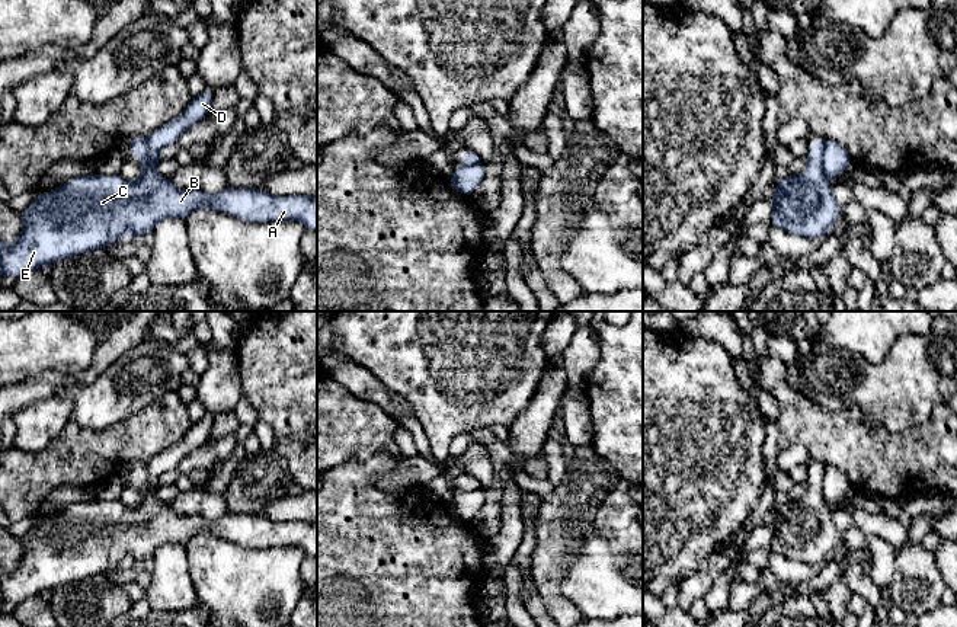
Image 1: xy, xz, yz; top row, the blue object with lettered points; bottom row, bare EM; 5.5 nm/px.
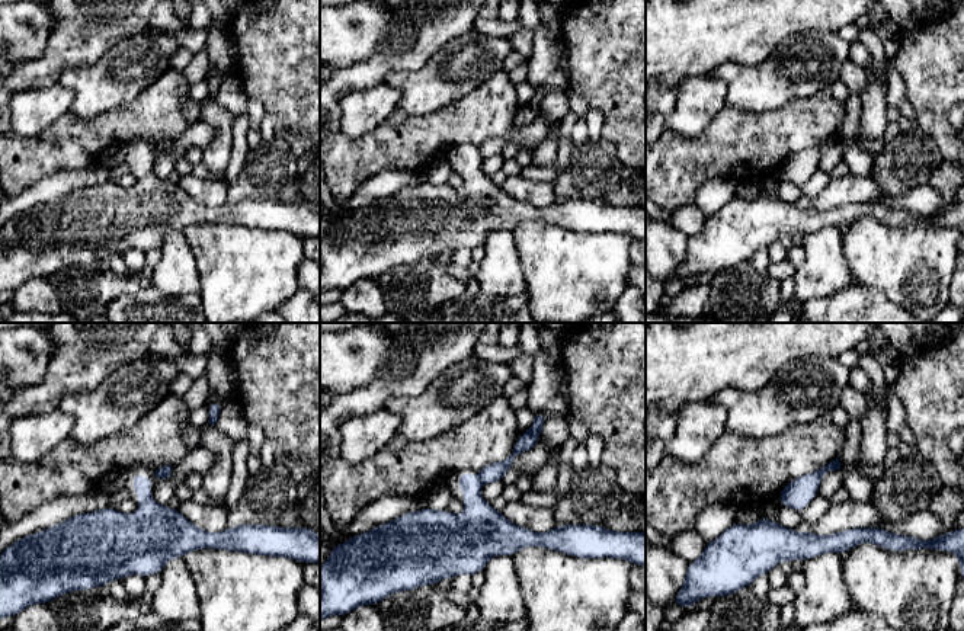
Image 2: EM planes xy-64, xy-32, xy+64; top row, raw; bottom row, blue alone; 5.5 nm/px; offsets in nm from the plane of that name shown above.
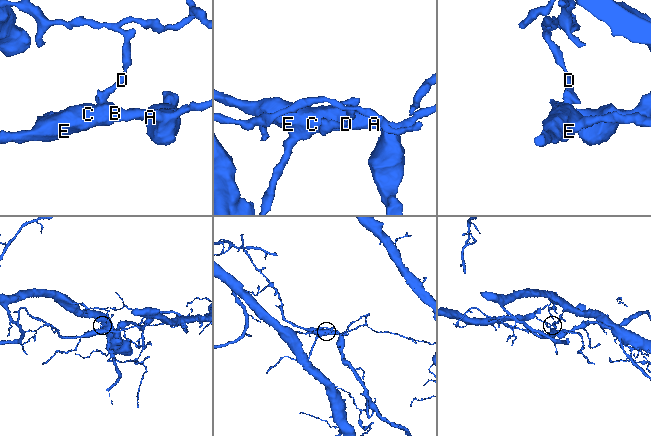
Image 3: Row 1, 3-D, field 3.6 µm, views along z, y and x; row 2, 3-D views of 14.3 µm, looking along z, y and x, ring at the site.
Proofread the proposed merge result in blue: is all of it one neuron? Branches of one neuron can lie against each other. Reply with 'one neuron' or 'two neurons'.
two neurons

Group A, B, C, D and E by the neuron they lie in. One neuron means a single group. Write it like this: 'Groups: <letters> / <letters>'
Groups: A B C E / D

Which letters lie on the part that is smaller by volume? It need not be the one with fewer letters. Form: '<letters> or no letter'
A, B, C, E

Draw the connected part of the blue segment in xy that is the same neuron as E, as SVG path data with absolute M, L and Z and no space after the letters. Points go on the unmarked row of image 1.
M131 463L129 479L140 484L141 505L137 508L127 508L121 500L80 500L67 506L57 516L39 518L39 522L17 540L23 550L20 562L13 569L0 567L0 602L19 604L60 585L105 575L113 566L127 566L135 560L150 562L160 546L186 546L199 534L214 534L249 548L297 546L305 551L305 556L317 557L317 522L275 522L260 514L233 512L227 512L220 519L185 516L176 514L172 505L160 502L156 493L141 490L145 480L143 463Z

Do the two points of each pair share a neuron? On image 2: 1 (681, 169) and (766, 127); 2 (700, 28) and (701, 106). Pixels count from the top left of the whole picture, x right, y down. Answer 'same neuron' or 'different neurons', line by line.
1: same neuron
2: different neurons

